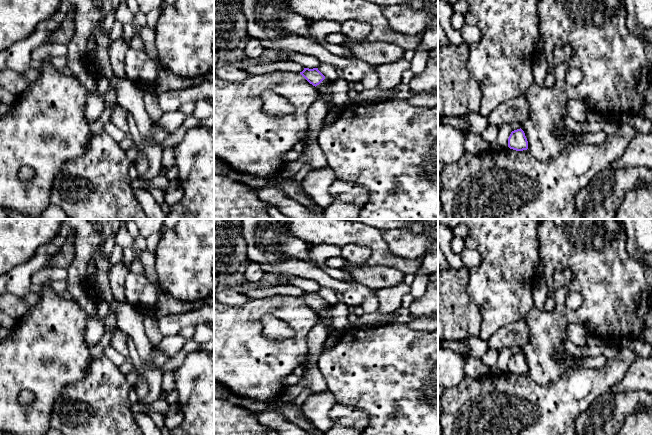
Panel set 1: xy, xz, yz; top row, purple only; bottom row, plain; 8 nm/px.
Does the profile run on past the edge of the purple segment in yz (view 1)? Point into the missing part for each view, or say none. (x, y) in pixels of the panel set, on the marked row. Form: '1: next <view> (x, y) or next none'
1: next none

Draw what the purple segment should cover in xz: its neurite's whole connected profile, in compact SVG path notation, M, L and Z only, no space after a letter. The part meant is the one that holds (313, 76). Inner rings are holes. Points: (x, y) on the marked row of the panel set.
M304 68L300 74L317 89L321 89L329 82L329 80L325 78L325 76L318 70L318 68Z

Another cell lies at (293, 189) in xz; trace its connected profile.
M294 177L286 178L284 179L284 182L282 183L282 189L285 192L285 194L294 199L295 201L301 203L307 208L312 208L315 210L320 210L323 212L323 209L318 207L307 195L307 193L304 191L301 183L296 182L294 180Z

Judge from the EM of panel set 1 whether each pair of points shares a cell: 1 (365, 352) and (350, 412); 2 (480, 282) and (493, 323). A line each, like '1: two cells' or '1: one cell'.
1: two cells
2: one cell

